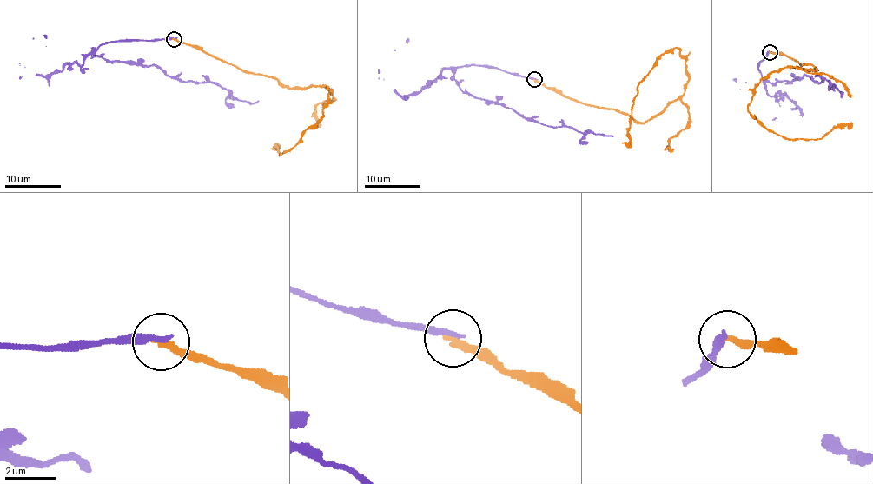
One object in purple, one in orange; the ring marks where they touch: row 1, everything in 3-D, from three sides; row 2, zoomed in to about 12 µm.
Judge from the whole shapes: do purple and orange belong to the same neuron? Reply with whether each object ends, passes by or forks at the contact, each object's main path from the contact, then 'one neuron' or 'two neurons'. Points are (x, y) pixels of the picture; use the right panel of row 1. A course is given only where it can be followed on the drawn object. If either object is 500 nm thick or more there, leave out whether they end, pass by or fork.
purple ends | orange ends | purple via (769, 51), (760, 62), (764, 79), (788, 82), (806, 75), (821, 82), (822, 76), (832, 89), (834, 85) | orange via (769, 51), (816, 68), (787, 66), (756, 88), (748, 109), (758, 122), (791, 138), (849, 129) | two neurons

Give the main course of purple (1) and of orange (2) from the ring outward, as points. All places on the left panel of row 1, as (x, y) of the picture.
1: (175, 38), (105, 42), (95, 56), (160, 66), (186, 82), (215, 82), (240, 100), (258, 101)
2: (175, 38), (281, 83), (331, 89), (320, 119), (296, 145), (280, 156), (276, 145), (270, 149)

